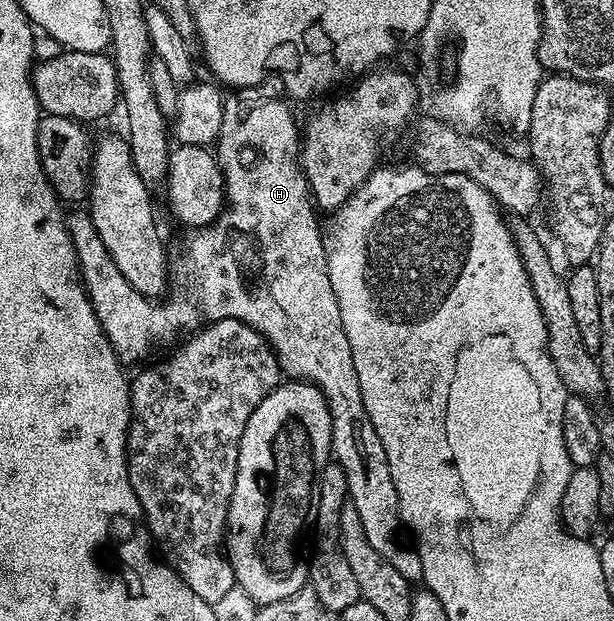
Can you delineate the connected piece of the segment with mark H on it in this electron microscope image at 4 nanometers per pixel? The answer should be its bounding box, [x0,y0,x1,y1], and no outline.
[67,97,424,584]

